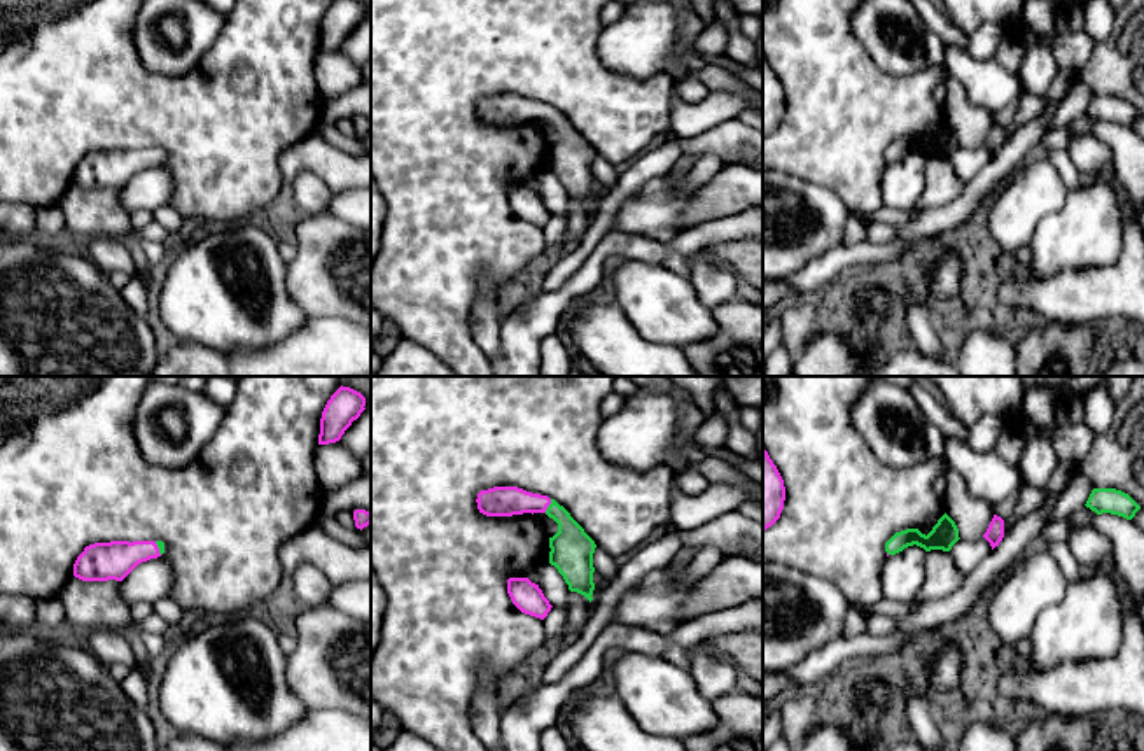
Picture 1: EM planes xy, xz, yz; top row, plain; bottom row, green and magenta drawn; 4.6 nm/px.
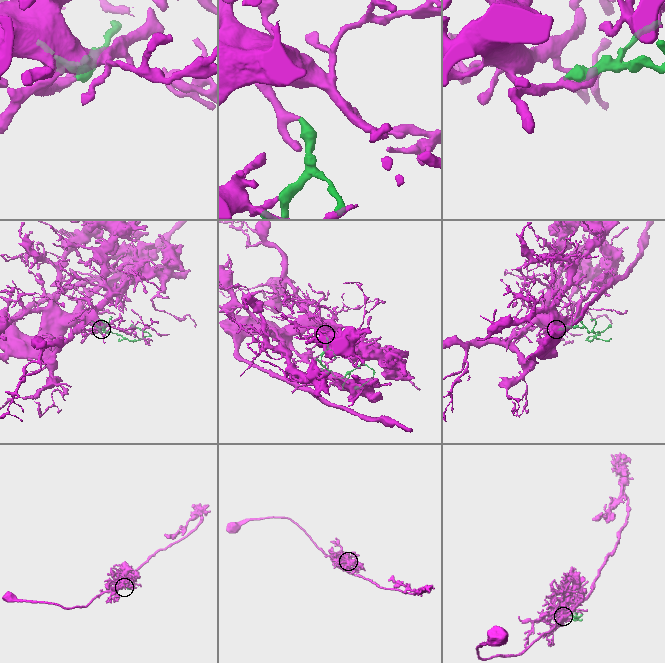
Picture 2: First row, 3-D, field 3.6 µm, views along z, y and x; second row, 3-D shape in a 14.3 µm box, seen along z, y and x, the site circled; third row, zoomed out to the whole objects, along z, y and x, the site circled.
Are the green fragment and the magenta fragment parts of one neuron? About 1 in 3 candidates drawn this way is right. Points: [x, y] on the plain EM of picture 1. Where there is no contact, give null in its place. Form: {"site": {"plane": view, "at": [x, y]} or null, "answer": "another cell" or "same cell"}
{"site": {"plane": "xz", "at": [548, 114]}, "answer": "same cell"}

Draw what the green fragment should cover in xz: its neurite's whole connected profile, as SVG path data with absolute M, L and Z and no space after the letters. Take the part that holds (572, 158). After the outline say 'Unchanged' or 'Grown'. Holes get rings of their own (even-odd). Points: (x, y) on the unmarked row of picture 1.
M493 95L488 98L481 98L478 102L478 117L486 124L513 124L523 121L546 121L558 131L558 140L549 145L549 172L558 177L563 184L565 191L569 193L570 200L577 200L584 203L589 210L593 208L593 161L595 161L595 149L584 140L584 137L570 124L570 121L560 114L555 107L548 103L532 102L518 95Z. Grown

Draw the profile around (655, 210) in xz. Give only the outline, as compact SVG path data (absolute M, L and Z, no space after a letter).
M686 175L679 180L652 179L624 200L612 221L612 231L670 243L693 228L682 221L682 212L701 187L689 184Z

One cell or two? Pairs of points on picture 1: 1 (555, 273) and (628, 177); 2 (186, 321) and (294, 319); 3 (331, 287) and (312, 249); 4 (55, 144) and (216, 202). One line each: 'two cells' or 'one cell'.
1: one cell
2: one cell
3: one cell
4: one cell

